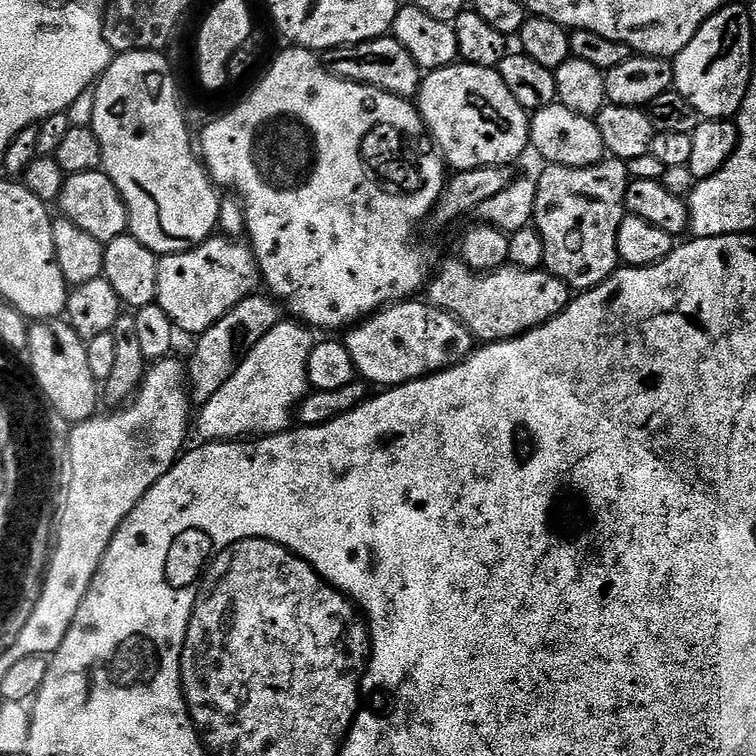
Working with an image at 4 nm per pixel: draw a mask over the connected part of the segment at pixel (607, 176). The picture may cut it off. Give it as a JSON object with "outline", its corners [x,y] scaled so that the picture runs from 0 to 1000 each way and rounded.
{"outline":[[[800,209],[774,222],[728,217],[718,225],[721,228],[709,238],[706,287],[709,306],[722,308],[718,353],[731,360],[753,382],[788,381],[802,373],[821,348],[817,304],[828,284],[825,263],[833,239],[829,216]]]}

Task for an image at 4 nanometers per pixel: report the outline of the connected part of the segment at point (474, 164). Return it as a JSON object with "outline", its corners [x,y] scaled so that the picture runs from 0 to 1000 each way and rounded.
{"outline":[[[599,82],[587,90],[570,91],[560,102],[553,123],[556,155],[571,176],[587,210],[599,224],[627,225],[638,220],[676,218],[693,200],[701,196],[701,149],[675,124],[669,108],[664,108],[655,90],[639,90],[612,82]]]}

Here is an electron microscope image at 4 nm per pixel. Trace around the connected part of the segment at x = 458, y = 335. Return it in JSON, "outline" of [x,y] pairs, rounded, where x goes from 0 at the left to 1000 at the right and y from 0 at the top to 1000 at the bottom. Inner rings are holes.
{"outline":[[[541,394],[533,399],[515,402],[483,418],[474,429],[464,430],[454,446],[452,454],[458,463],[463,463],[463,474],[471,485],[472,499],[488,509],[508,508],[503,511],[522,511],[536,508],[544,503],[557,503],[560,497],[571,497],[575,492],[587,492],[601,483],[608,481],[627,464],[627,446],[622,435],[616,433],[604,418],[594,413],[586,413],[570,399],[554,402],[554,396]]]}

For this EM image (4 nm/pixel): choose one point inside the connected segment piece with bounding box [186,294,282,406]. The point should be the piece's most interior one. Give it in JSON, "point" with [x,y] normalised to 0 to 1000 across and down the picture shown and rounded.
{"point":[288,467]}

